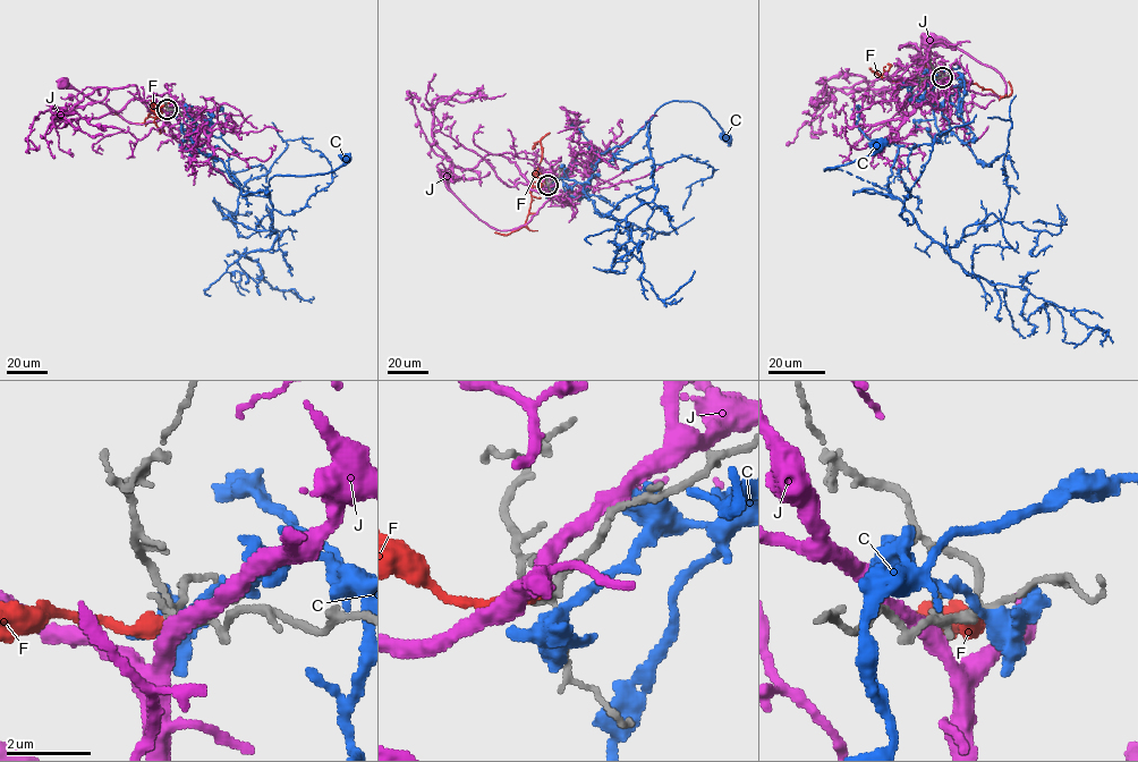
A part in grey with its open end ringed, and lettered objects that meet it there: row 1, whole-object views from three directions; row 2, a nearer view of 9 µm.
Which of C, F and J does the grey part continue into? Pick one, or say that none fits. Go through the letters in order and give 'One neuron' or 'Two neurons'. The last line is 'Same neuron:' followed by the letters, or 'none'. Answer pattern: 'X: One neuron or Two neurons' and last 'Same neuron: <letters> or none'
C: Two neurons
F: One neuron
J: Two neurons
Same neuron: F

